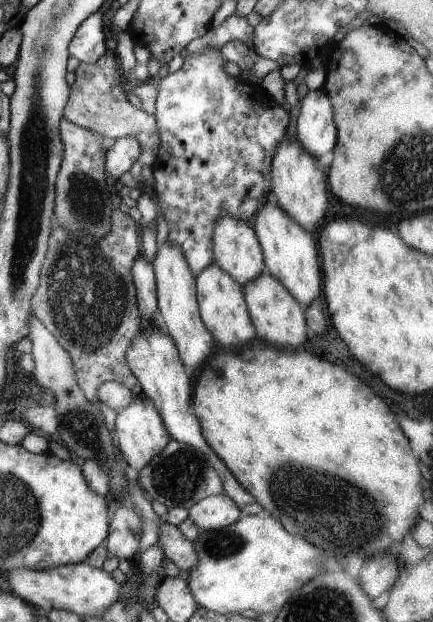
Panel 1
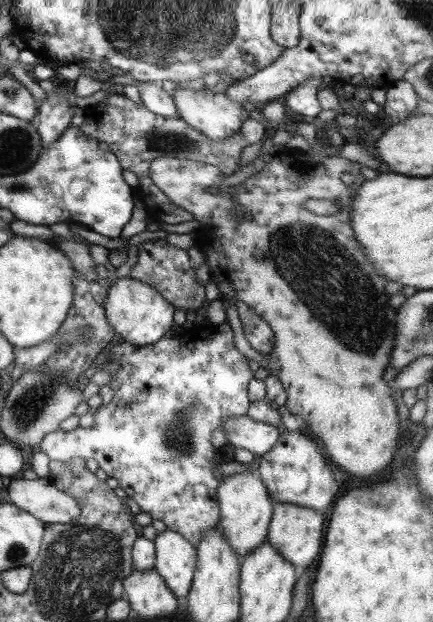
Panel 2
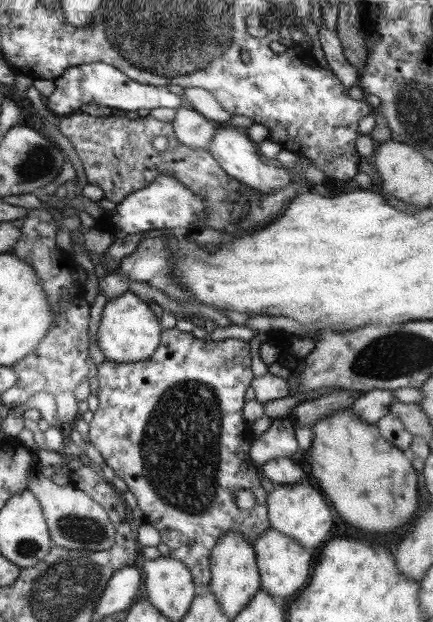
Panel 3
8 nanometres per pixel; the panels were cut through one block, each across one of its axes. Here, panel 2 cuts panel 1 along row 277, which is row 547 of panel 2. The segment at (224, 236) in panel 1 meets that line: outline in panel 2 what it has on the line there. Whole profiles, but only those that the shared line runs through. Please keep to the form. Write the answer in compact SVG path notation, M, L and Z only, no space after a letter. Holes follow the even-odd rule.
M259 469L224 476L217 489L217 498L220 507L218 528L226 538L226 542L232 546L232 550L236 550L236 554L243 558L267 540L274 512L274 502L262 482Z

